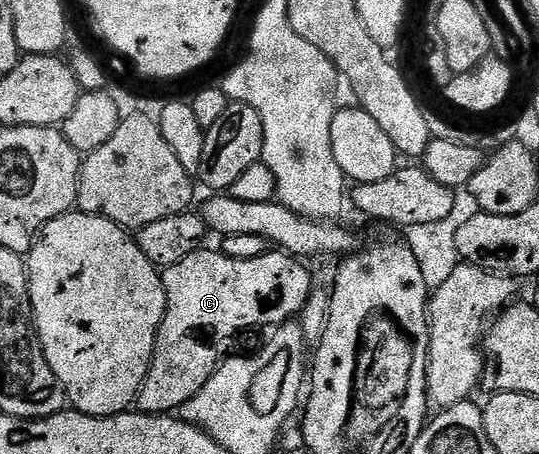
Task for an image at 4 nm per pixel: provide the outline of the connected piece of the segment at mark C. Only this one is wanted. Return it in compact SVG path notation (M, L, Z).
M220 250L204 251L192 252L182 258L182 262L163 269L166 314L156 335L150 370L142 382L135 402L135 407L141 412L147 412L149 416L172 414L183 409L184 404L190 402L190 398L194 398L194 394L198 394L198 390L202 390L206 382L210 382L216 367L222 362L220 347L227 340L234 339L247 328L264 328L267 324L279 326L299 317L314 287L311 274L300 265L303 263L297 257L280 250L269 250L263 256L249 260L230 258Z

